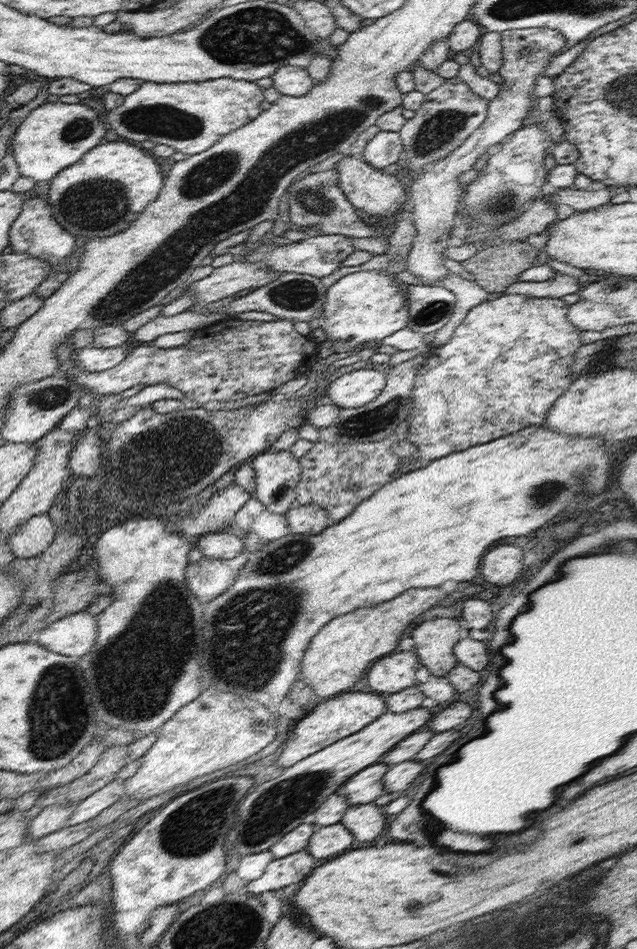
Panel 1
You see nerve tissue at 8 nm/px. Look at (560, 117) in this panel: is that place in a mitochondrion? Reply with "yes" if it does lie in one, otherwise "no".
no

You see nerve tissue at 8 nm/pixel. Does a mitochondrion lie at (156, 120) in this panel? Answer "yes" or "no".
yes

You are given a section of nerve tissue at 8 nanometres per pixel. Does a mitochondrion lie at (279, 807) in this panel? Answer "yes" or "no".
yes

